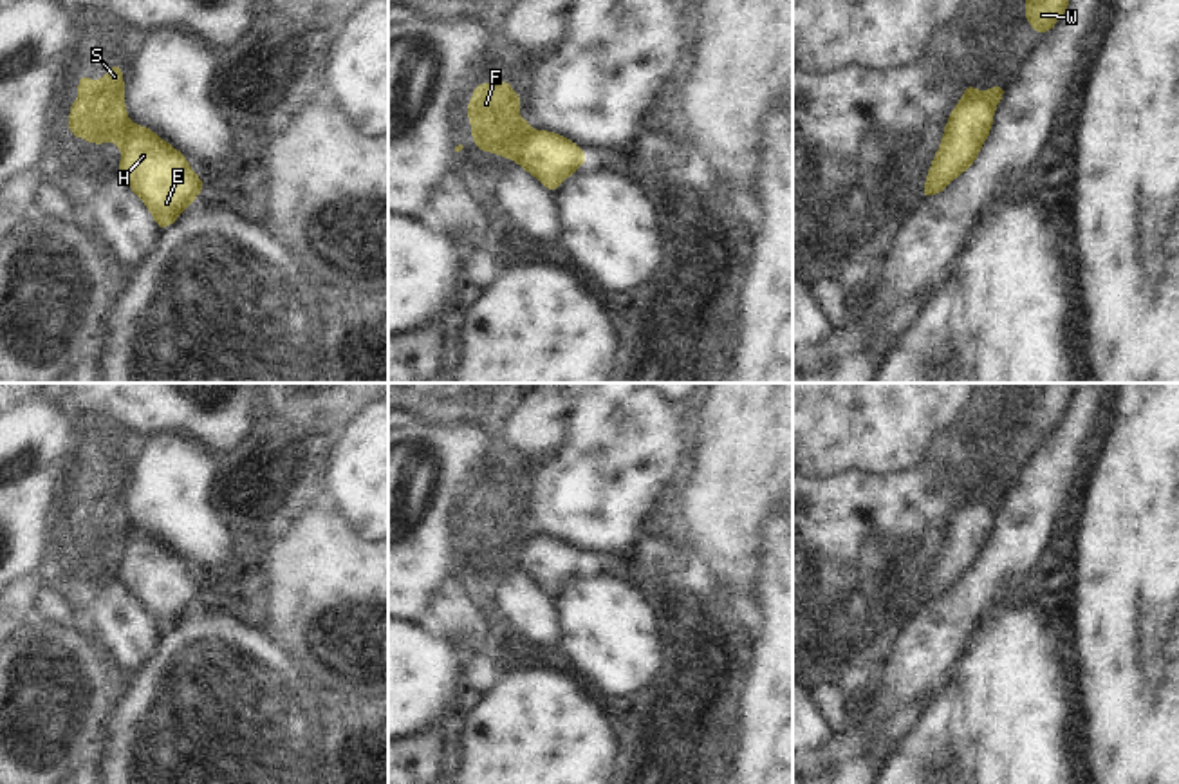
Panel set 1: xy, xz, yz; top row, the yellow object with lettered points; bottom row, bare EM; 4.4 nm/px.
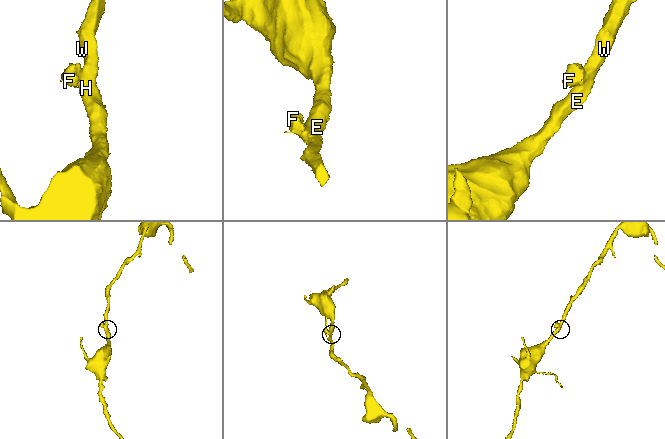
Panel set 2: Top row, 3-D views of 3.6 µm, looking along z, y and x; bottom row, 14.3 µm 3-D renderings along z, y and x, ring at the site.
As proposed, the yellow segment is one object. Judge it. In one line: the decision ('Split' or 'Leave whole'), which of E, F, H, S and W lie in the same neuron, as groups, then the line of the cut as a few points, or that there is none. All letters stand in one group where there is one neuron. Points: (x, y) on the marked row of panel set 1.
Split. Groups: E H W / F S. Split along xy (129, 121), (121, 150)

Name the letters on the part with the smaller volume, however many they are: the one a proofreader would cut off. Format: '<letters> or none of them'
F, S

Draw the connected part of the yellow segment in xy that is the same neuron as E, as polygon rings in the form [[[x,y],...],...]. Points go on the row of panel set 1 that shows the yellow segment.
[[[130,121],[117,172],[146,204],[159,229],[170,228],[204,190],[182,152],[144,125]]]

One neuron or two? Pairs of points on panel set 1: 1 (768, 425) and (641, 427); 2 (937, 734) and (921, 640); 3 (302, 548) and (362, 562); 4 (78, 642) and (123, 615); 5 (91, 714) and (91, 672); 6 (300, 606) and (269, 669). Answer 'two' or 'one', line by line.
1: two
2: two
3: one
4: two
5: one
6: two

